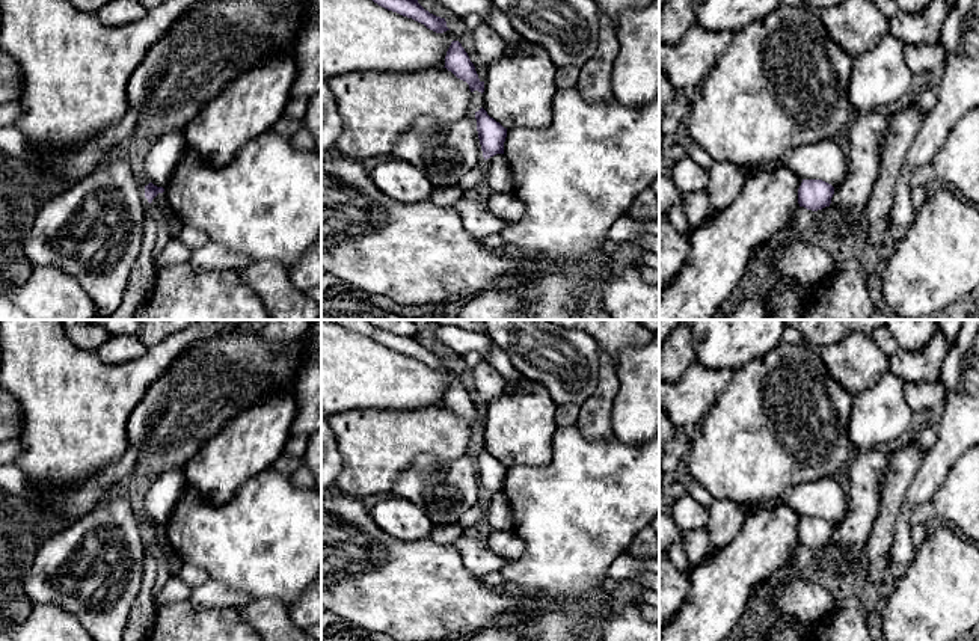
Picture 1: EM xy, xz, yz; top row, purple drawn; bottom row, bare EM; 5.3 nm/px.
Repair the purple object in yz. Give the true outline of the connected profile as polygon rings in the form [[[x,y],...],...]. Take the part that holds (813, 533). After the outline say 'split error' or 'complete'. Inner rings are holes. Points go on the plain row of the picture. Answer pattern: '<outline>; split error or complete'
[[[803,517],[798,526],[798,541],[812,549],[830,544],[834,525],[822,517]]]; complete

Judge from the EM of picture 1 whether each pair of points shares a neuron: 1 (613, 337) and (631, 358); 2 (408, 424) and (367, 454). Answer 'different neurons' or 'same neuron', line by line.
1: different neurons
2: same neuron

